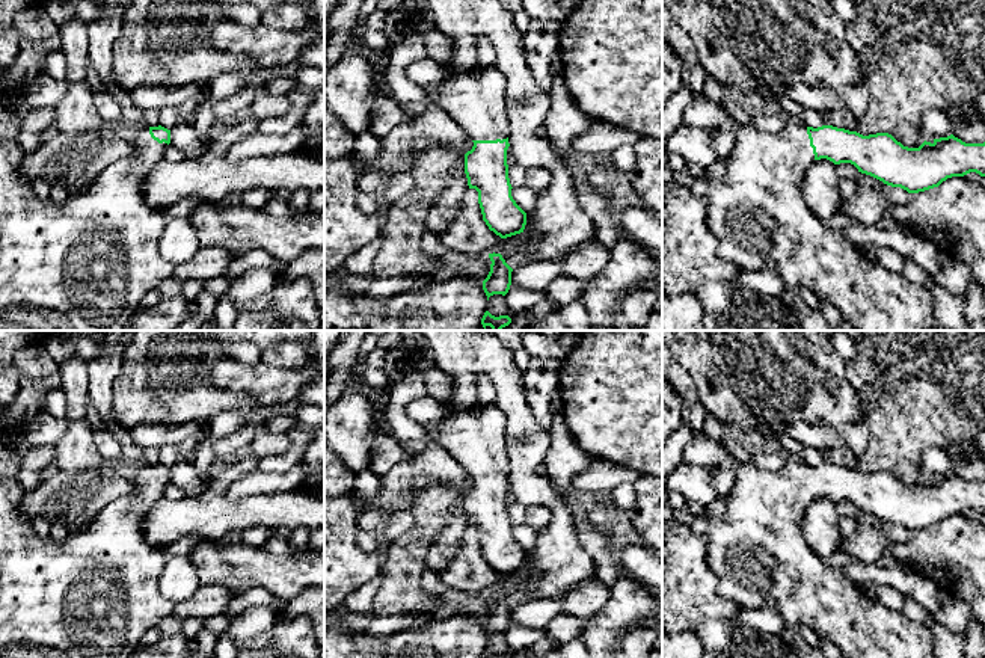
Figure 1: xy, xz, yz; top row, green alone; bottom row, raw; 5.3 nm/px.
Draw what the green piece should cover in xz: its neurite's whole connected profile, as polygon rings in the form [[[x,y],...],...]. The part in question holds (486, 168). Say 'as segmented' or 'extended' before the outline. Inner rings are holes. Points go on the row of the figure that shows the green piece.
extended; [[[496,66],[453,74],[424,89],[466,134],[474,146],[465,154],[469,189],[478,192],[483,220],[501,238],[523,232],[526,213],[511,196],[507,149],[507,80]]]

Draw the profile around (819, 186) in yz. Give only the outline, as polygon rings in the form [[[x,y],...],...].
[[[827,158],[815,160],[802,178],[802,198],[821,220],[827,220],[839,211],[839,183],[836,164]]]

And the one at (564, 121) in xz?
[[[560,50],[552,56],[549,72],[549,109],[543,127],[555,152],[564,157],[572,154],[572,142],[588,127],[590,118],[579,110],[566,88]]]

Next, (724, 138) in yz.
[[[729,119],[721,127],[712,130],[713,131],[712,142],[717,149],[717,154],[721,158],[726,158],[732,152],[736,143],[736,130],[738,125],[733,122],[733,119]]]

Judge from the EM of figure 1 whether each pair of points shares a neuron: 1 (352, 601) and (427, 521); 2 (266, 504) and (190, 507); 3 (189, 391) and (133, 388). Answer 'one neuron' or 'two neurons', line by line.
1: two neurons
2: one neuron
3: one neuron

